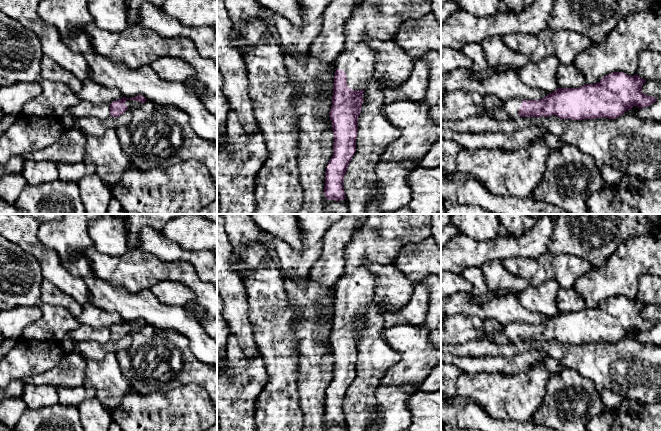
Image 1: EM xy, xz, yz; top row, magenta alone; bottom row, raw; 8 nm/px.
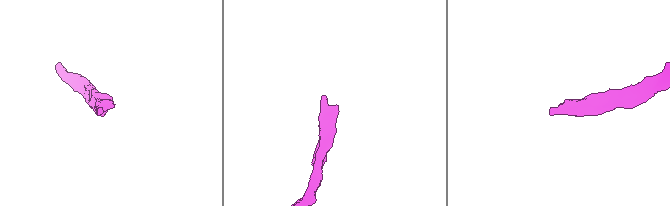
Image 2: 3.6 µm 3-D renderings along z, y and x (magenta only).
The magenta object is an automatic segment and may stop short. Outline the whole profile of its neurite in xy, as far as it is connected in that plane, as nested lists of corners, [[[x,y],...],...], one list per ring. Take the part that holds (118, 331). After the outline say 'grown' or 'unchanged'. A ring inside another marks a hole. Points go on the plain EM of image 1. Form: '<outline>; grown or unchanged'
[[[138,319],[134,322],[126,322],[113,325],[110,329],[110,339],[113,341],[119,341],[127,334],[132,334],[136,331],[139,331],[146,326],[146,323],[142,319]]]; grown

